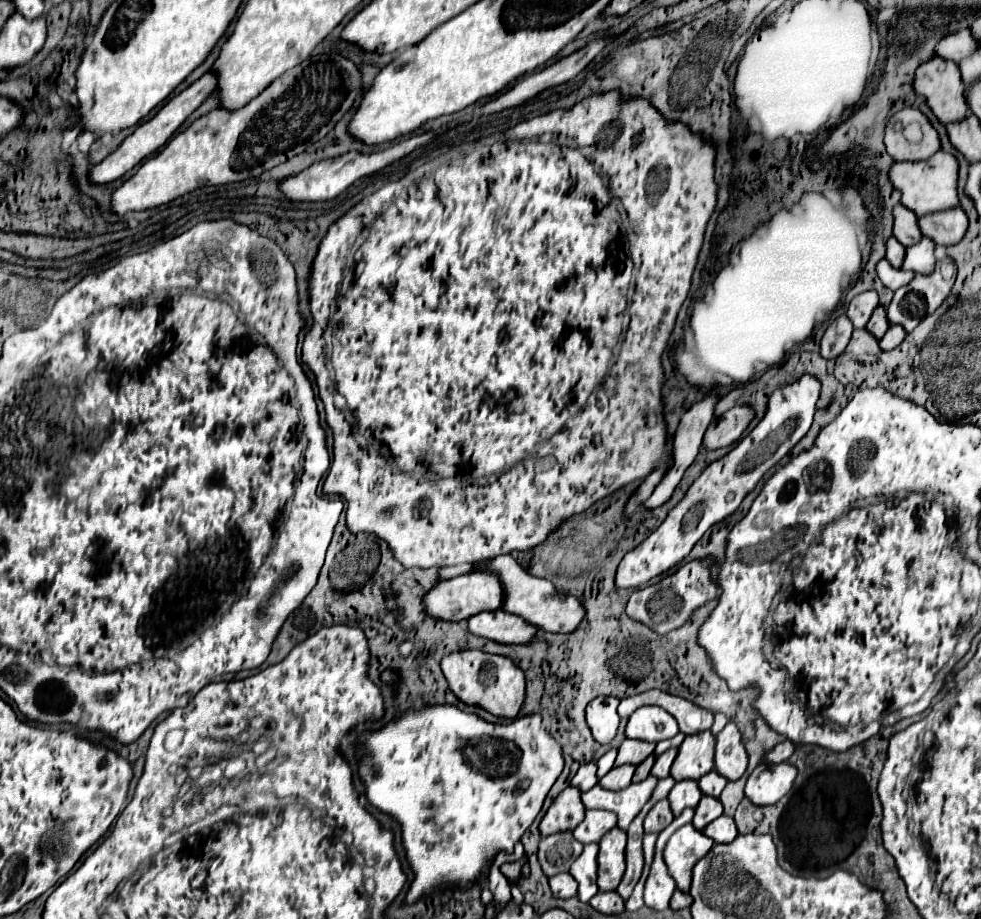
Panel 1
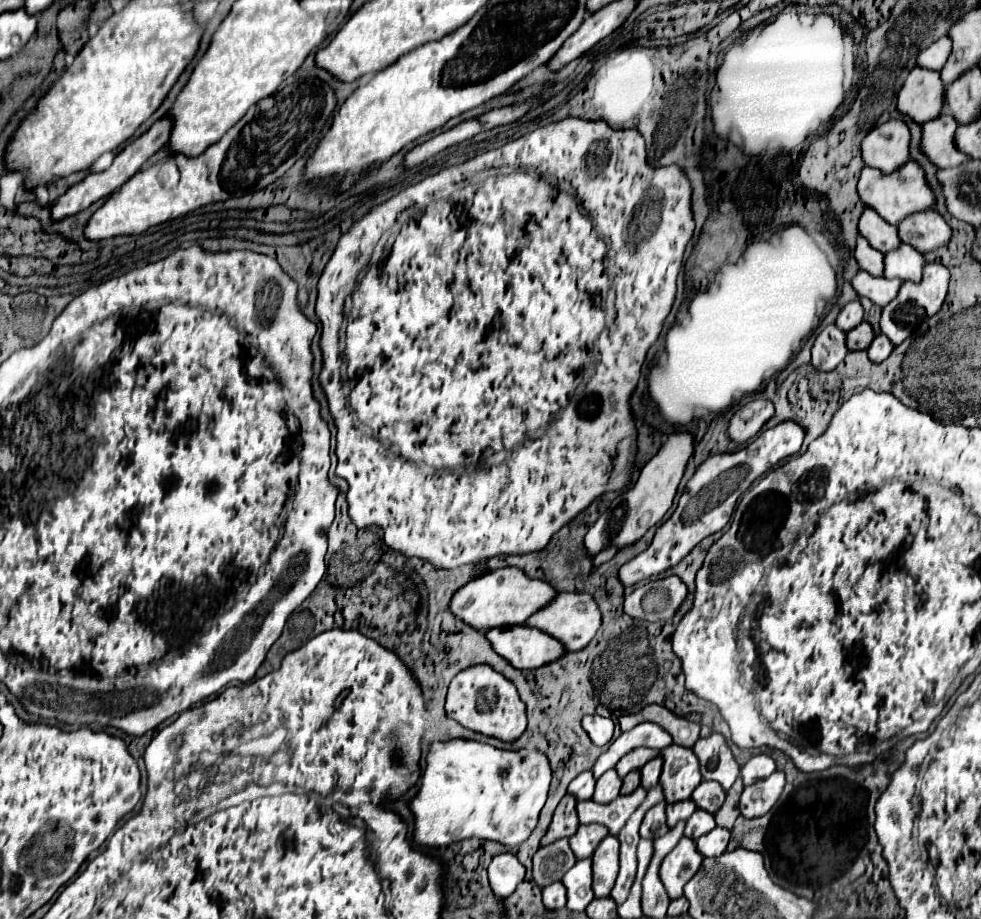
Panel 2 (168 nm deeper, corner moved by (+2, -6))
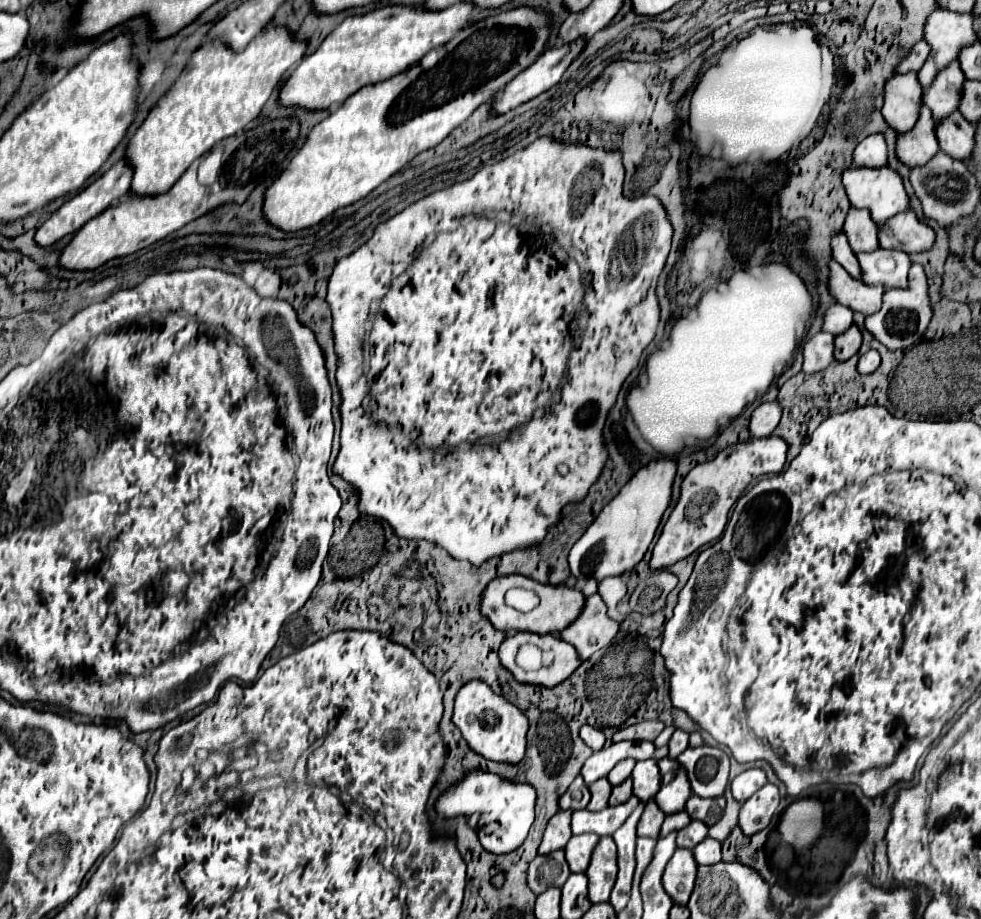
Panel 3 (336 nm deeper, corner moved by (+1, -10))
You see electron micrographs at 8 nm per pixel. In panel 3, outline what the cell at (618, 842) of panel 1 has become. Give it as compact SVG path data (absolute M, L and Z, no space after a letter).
M612 837L600 839L594 853L590 867L586 869L588 875L588 897L592 903L602 903L610 899L610 891L616 881L616 843Z

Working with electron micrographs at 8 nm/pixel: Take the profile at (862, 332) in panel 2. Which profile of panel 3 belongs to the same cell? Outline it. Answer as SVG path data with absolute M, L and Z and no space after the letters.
M852 325L850 331L836 337L834 345L836 345L834 347L834 357L838 361L846 361L846 359L850 359L852 355L858 353L858 349L862 345L862 331L858 329L858 325Z

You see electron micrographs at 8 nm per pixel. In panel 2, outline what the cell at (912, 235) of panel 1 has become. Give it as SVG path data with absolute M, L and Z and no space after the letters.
M865 207L859 217L859 235L863 235L869 245L881 253L893 251L901 245L897 237L897 227L885 223L871 207Z

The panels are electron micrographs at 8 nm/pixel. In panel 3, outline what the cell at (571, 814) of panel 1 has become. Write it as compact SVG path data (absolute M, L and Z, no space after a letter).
M566 809L566 811L558 811L550 819L550 823L548 823L546 831L544 831L544 839L542 839L540 847L538 847L538 853L546 855L546 853L552 853L556 849L564 849L566 847L566 843L572 837L570 817L572 817L572 811Z

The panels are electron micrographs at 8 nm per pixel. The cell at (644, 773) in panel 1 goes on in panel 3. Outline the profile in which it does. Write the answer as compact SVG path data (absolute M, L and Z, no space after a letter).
M626 779L624 783L616 785L612 789L612 795L610 795L610 805L620 805L624 801L628 801L632 795L632 779Z

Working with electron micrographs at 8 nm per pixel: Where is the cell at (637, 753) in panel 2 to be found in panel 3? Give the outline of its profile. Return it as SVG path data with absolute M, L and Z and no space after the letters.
M624 759L622 763L618 763L610 773L608 773L608 781L612 785L620 785L624 779L628 779L632 775L632 769L634 769L636 761L634 759Z

